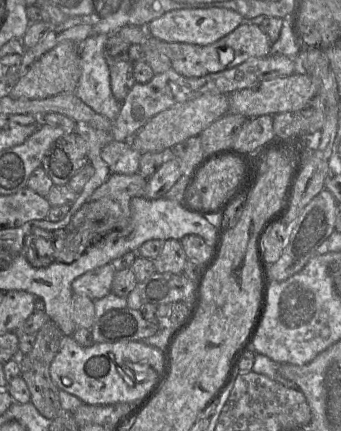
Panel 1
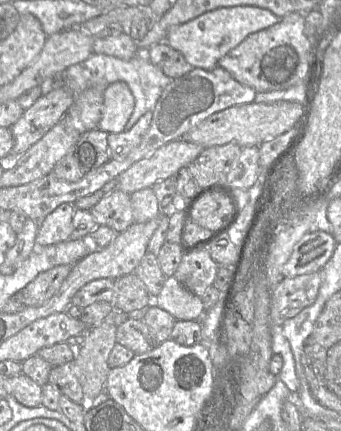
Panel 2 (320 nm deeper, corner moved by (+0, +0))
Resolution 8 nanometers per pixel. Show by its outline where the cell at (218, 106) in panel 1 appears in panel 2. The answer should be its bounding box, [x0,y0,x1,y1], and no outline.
[118,138,202,194]

